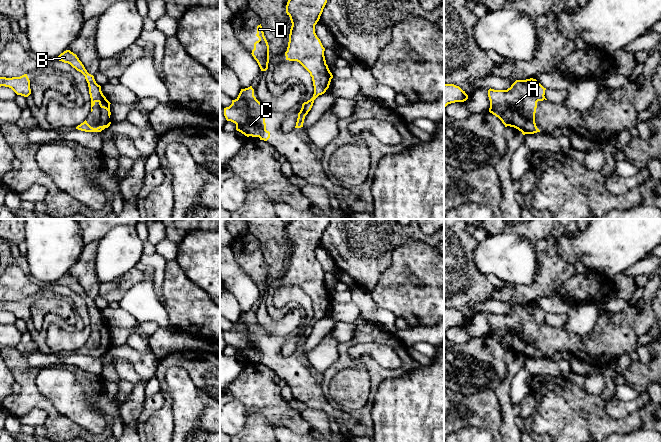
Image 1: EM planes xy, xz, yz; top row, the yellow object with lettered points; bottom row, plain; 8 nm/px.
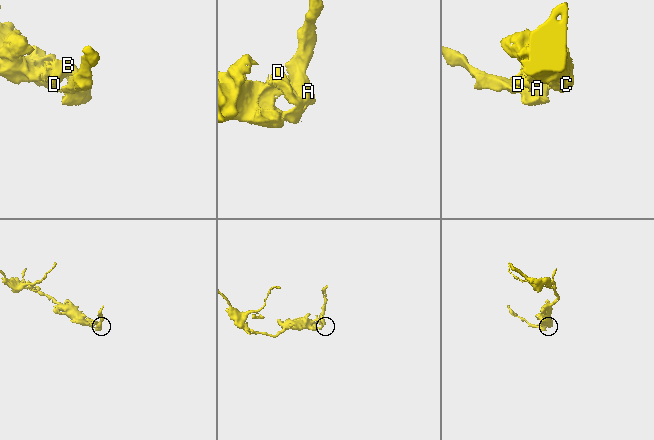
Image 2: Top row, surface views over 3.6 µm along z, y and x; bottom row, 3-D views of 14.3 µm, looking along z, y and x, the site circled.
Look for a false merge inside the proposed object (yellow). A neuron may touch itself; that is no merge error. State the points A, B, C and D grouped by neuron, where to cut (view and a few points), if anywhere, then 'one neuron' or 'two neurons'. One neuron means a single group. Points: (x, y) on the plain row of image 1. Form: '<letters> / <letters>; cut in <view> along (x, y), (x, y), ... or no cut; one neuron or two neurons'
A B C D; no cut; one neuron

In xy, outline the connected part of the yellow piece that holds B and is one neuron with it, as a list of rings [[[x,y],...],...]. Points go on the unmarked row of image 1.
[[[66,274],[63,277],[61,277],[56,282],[56,284],[70,288],[73,292],[75,292],[77,295],[81,296],[85,300],[85,303],[88,307],[89,318],[91,322],[91,336],[93,335],[92,331],[95,329],[96,326],[98,326],[101,332],[104,332],[108,335],[108,340],[110,342],[111,327],[103,319],[101,315],[101,310],[96,307],[94,300],[87,296],[77,279],[71,276],[70,274]]]

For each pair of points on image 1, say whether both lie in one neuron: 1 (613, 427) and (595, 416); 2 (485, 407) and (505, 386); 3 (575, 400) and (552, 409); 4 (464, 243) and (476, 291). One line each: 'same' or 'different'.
1: same
2: different
3: different
4: same

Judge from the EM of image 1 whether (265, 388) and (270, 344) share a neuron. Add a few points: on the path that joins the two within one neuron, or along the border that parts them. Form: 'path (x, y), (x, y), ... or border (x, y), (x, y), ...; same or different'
border (249, 363), (263, 363), (275, 374); different

